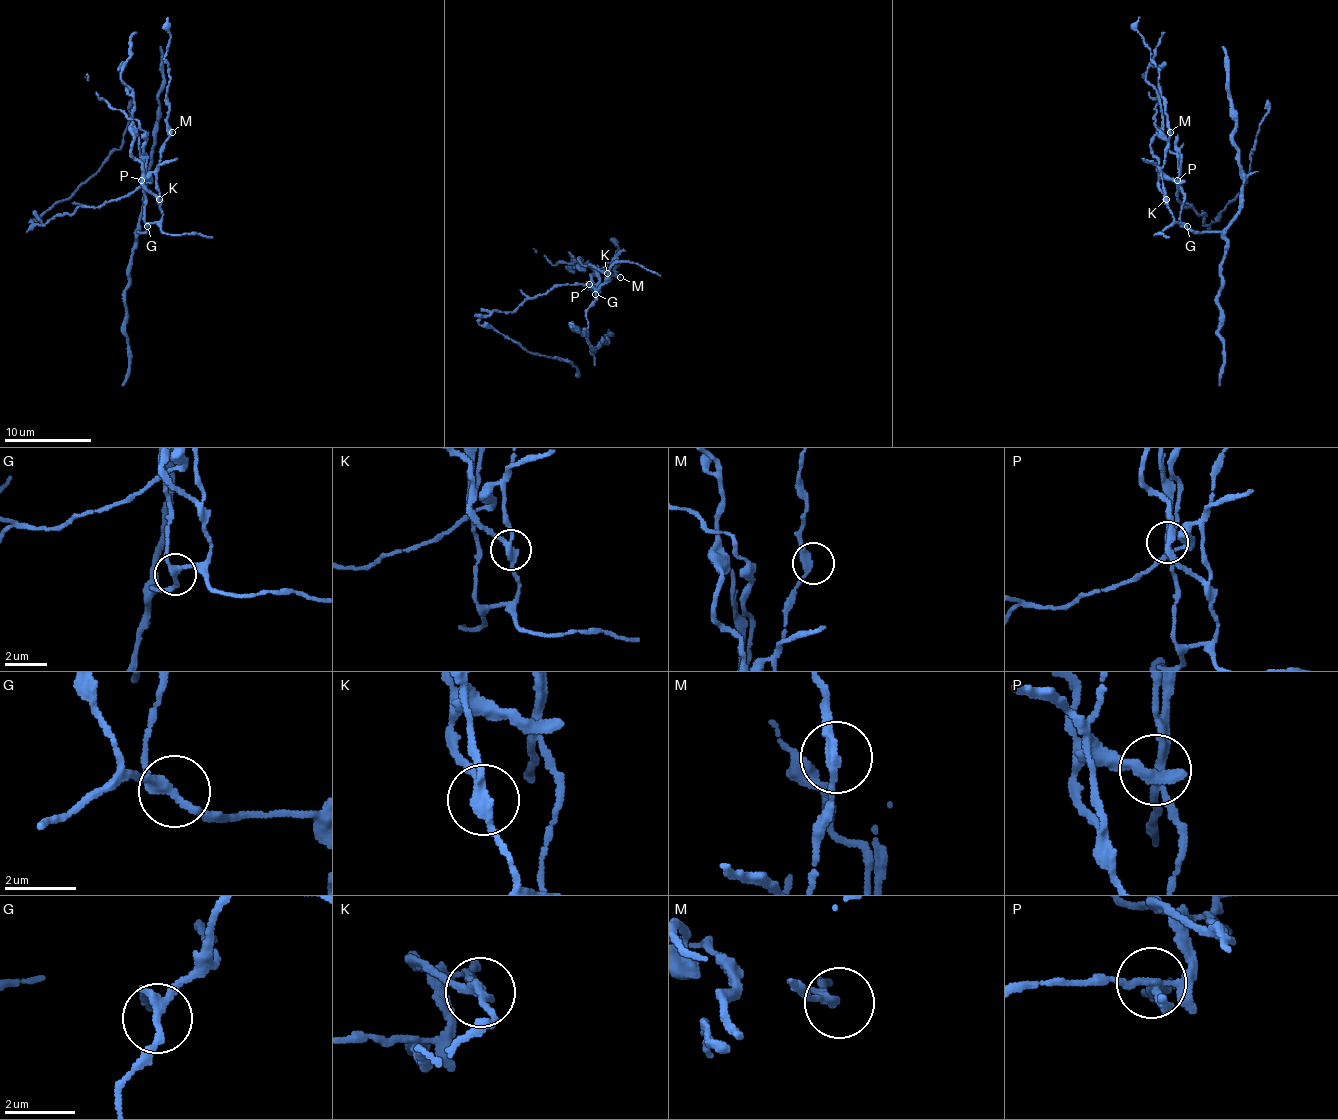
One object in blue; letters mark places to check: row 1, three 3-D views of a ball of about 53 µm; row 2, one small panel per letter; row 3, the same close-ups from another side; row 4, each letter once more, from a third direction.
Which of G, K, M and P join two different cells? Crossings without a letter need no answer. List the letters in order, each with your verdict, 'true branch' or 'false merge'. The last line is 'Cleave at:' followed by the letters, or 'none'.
G: true branch
K: false merge
M: true branch
P: false merge
Cleave at: K, P

